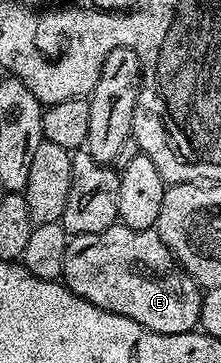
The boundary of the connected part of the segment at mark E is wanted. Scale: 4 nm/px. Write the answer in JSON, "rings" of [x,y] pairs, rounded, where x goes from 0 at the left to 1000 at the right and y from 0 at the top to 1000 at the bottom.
{"rings":[[[529,620],[484,625],[452,647],[321,650],[281,777],[353,818],[498,862],[588,873],[719,923],[882,912],[905,887],[914,793],[837,752],[701,634],[629,636]]]}

